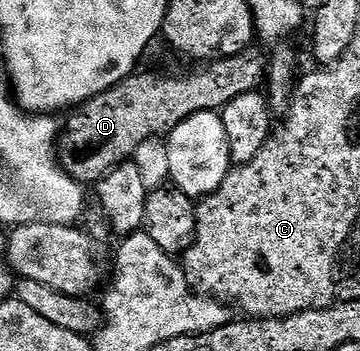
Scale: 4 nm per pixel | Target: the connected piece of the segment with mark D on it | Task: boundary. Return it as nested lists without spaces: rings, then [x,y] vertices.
[[[252,45],[233,57],[216,59],[204,66],[207,67],[204,71],[191,71],[180,79],[140,70],[105,89],[105,93],[85,101],[66,116],[67,123],[65,119],[59,128],[55,145],[59,168],[75,183],[94,185],[105,173],[134,157],[145,141],[163,139],[177,129],[181,121],[202,111],[222,112],[233,97],[260,90],[269,75],[269,59],[257,48]]]

